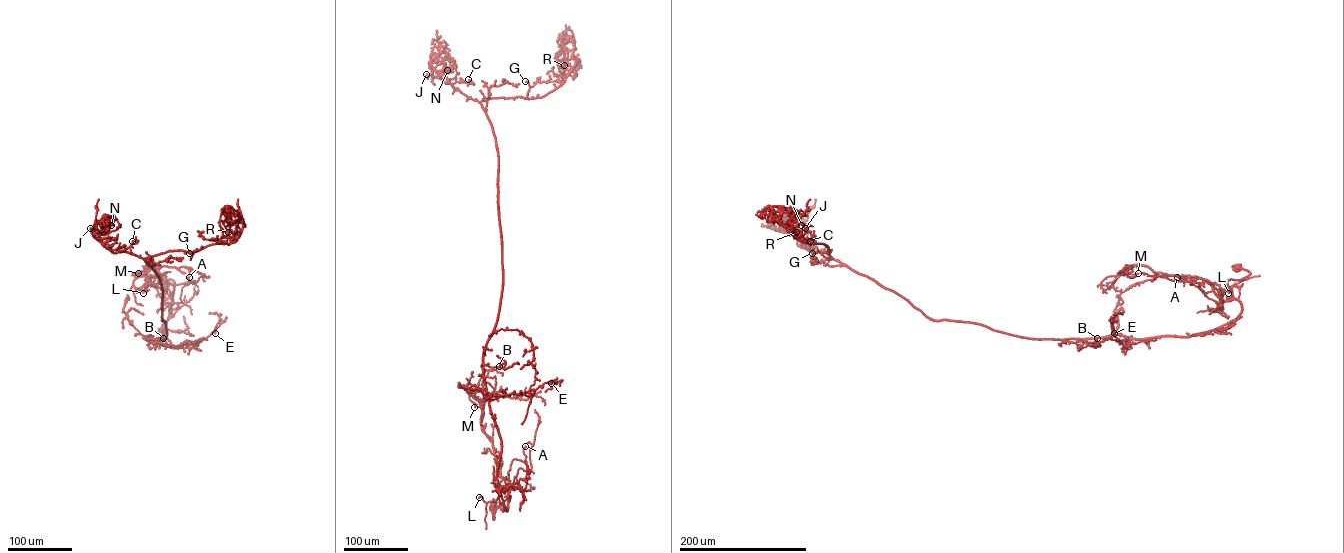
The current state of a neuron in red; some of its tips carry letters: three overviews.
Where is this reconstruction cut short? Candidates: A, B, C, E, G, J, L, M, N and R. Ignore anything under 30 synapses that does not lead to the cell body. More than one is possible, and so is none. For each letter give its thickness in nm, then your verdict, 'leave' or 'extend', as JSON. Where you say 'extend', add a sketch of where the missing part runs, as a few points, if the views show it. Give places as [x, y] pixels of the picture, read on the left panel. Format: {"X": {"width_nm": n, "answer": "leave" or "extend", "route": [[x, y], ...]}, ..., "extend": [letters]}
{"A": {"width_nm": 280, "answer": "leave"}, "B": {"width_nm": 550, "answer": "leave"}, "C": {"width_nm": 500, "answer": "leave"}, "E": {"width_nm": 650, "answer": "leave"}, "G": {"width_nm": 650, "answer": "leave"}, "J": {"width_nm": 700, "answer": "leave"}, "L": {"width_nm": 300, "answer": "leave"}, "M": {"width_nm": 240, "answer": "leave"}, "N": {"width_nm": 480, "answer": "leave"}, "R": {"width_nm": 120, "answer": "leave"}, "extend": []}

